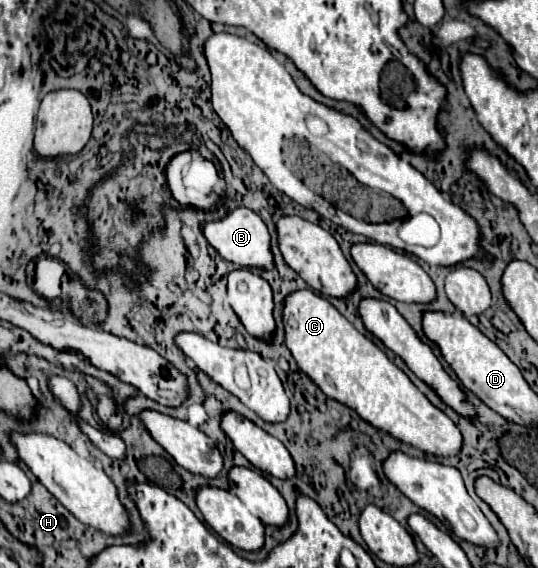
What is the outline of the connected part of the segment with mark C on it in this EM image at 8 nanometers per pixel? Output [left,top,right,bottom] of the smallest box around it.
[284,290,462,456]

